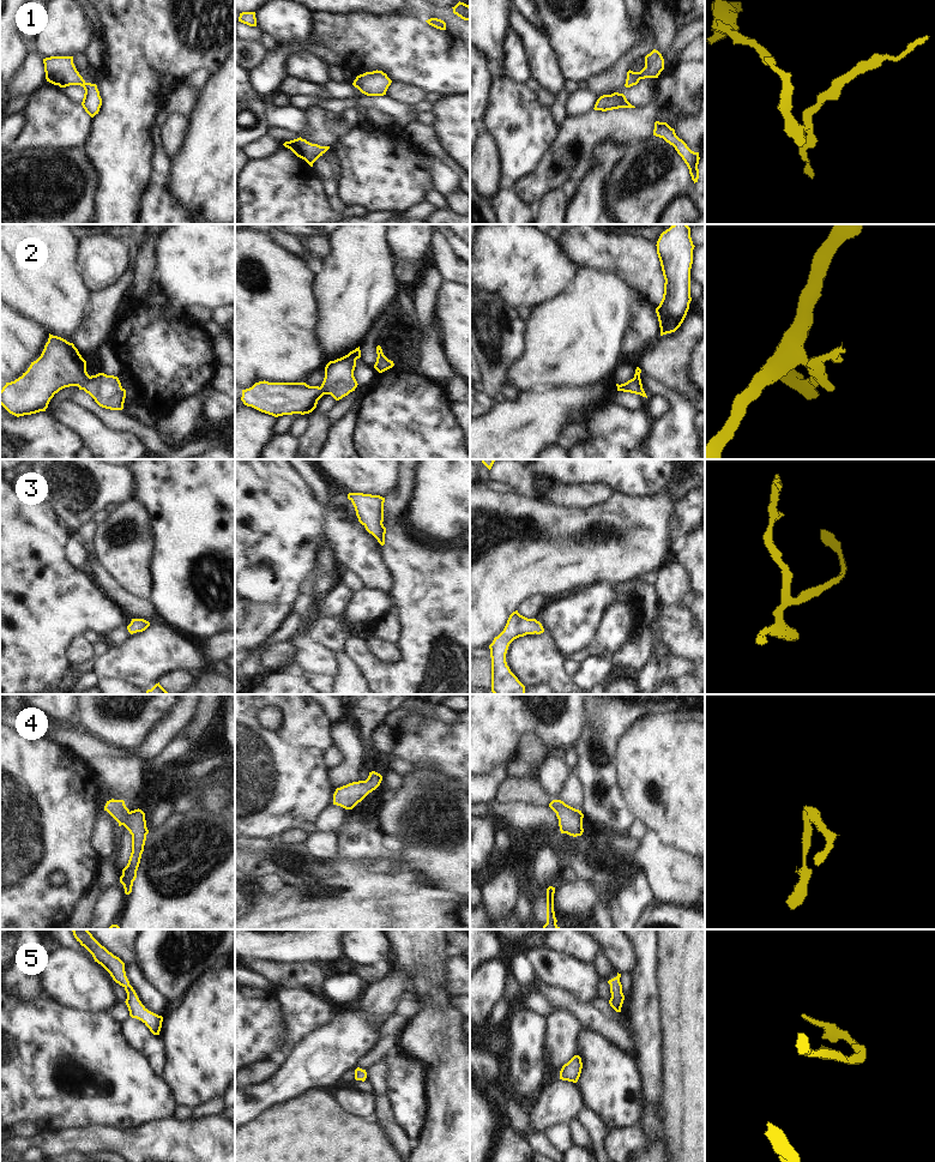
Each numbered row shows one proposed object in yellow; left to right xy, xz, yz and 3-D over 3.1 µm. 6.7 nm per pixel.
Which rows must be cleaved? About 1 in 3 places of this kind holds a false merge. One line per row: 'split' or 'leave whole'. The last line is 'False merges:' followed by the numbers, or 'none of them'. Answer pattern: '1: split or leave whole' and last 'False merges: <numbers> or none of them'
1: leave whole
2: leave whole
3: leave whole
4: leave whole
5: leave whole
False merges: none of them

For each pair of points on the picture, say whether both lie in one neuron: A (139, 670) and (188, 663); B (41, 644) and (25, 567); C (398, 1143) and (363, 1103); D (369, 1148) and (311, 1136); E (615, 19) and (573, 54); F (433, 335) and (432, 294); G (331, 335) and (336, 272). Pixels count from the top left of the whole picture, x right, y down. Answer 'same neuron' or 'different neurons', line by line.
A: same neuron
B: same neuron
C: different neurons
D: same neuron
E: same neuron
F: same neuron
G: same neuron

